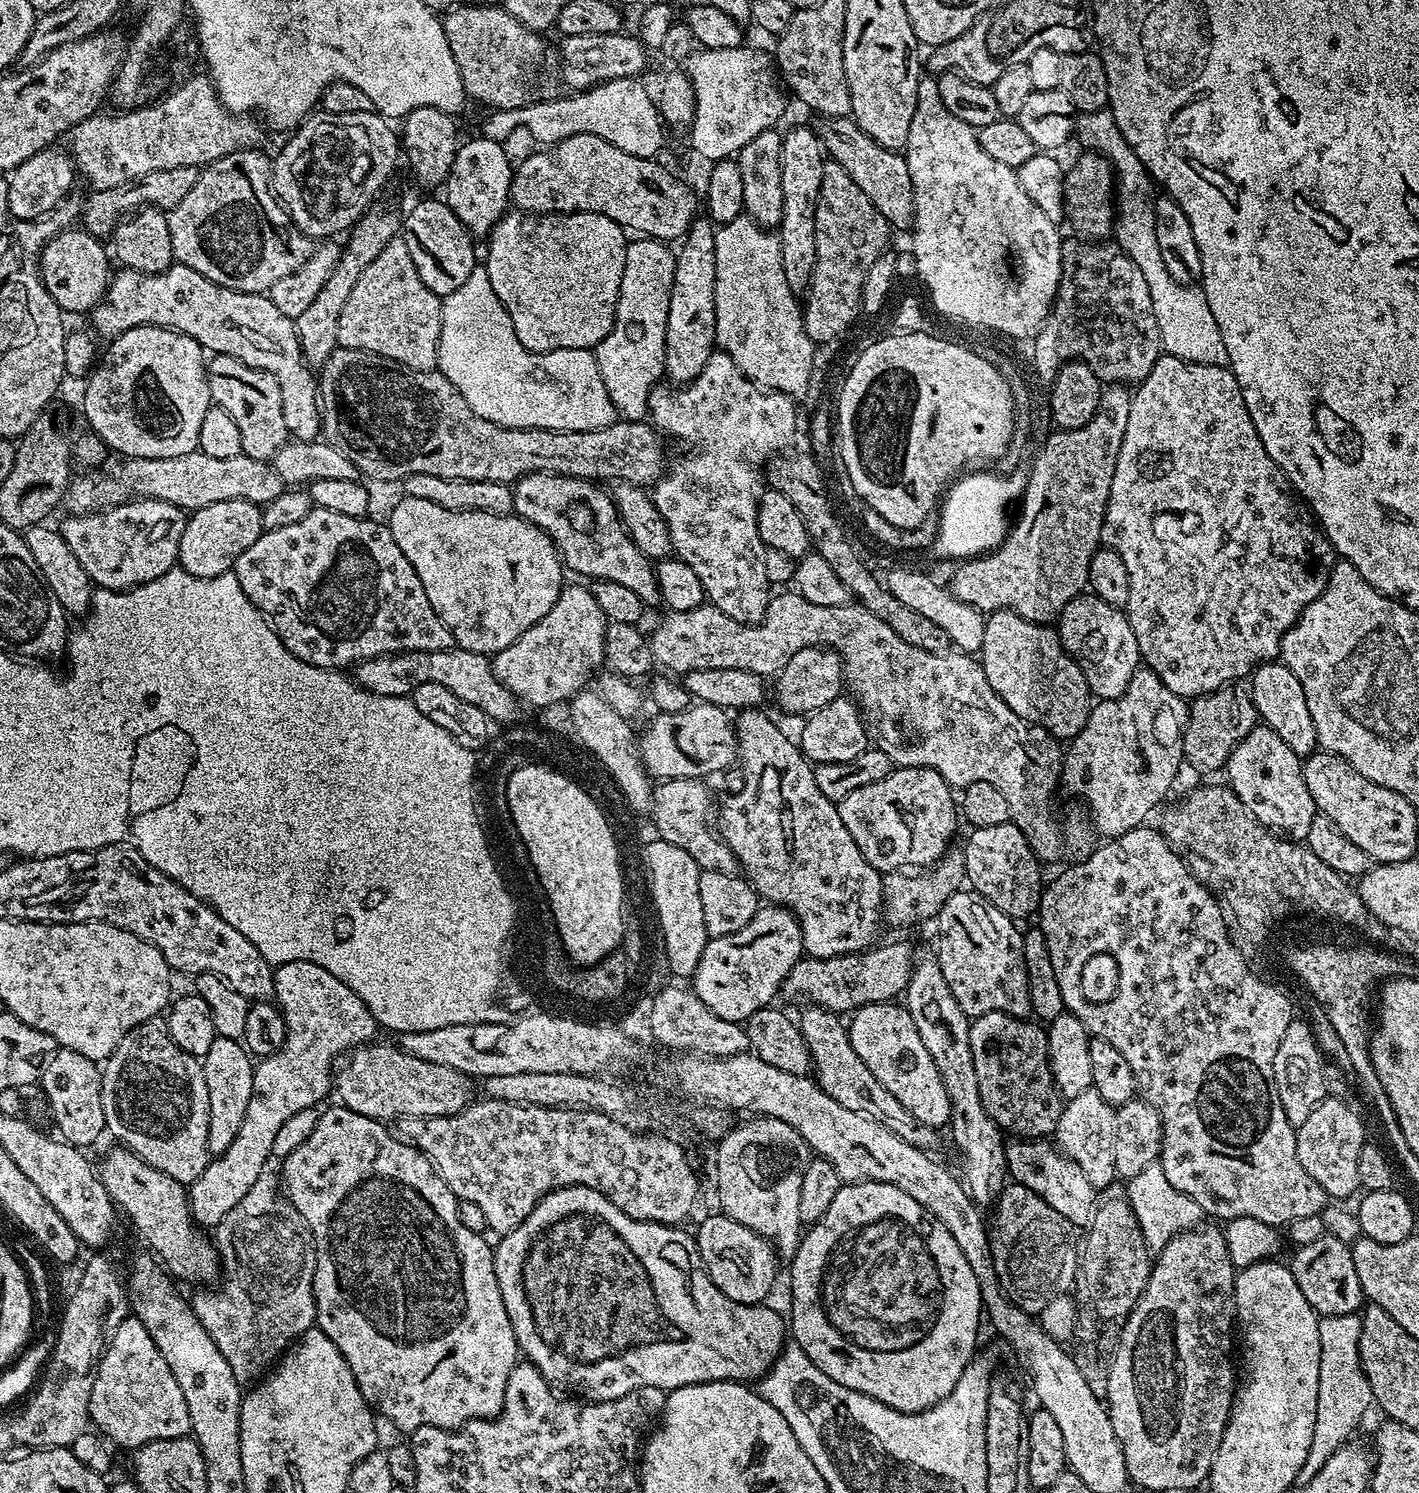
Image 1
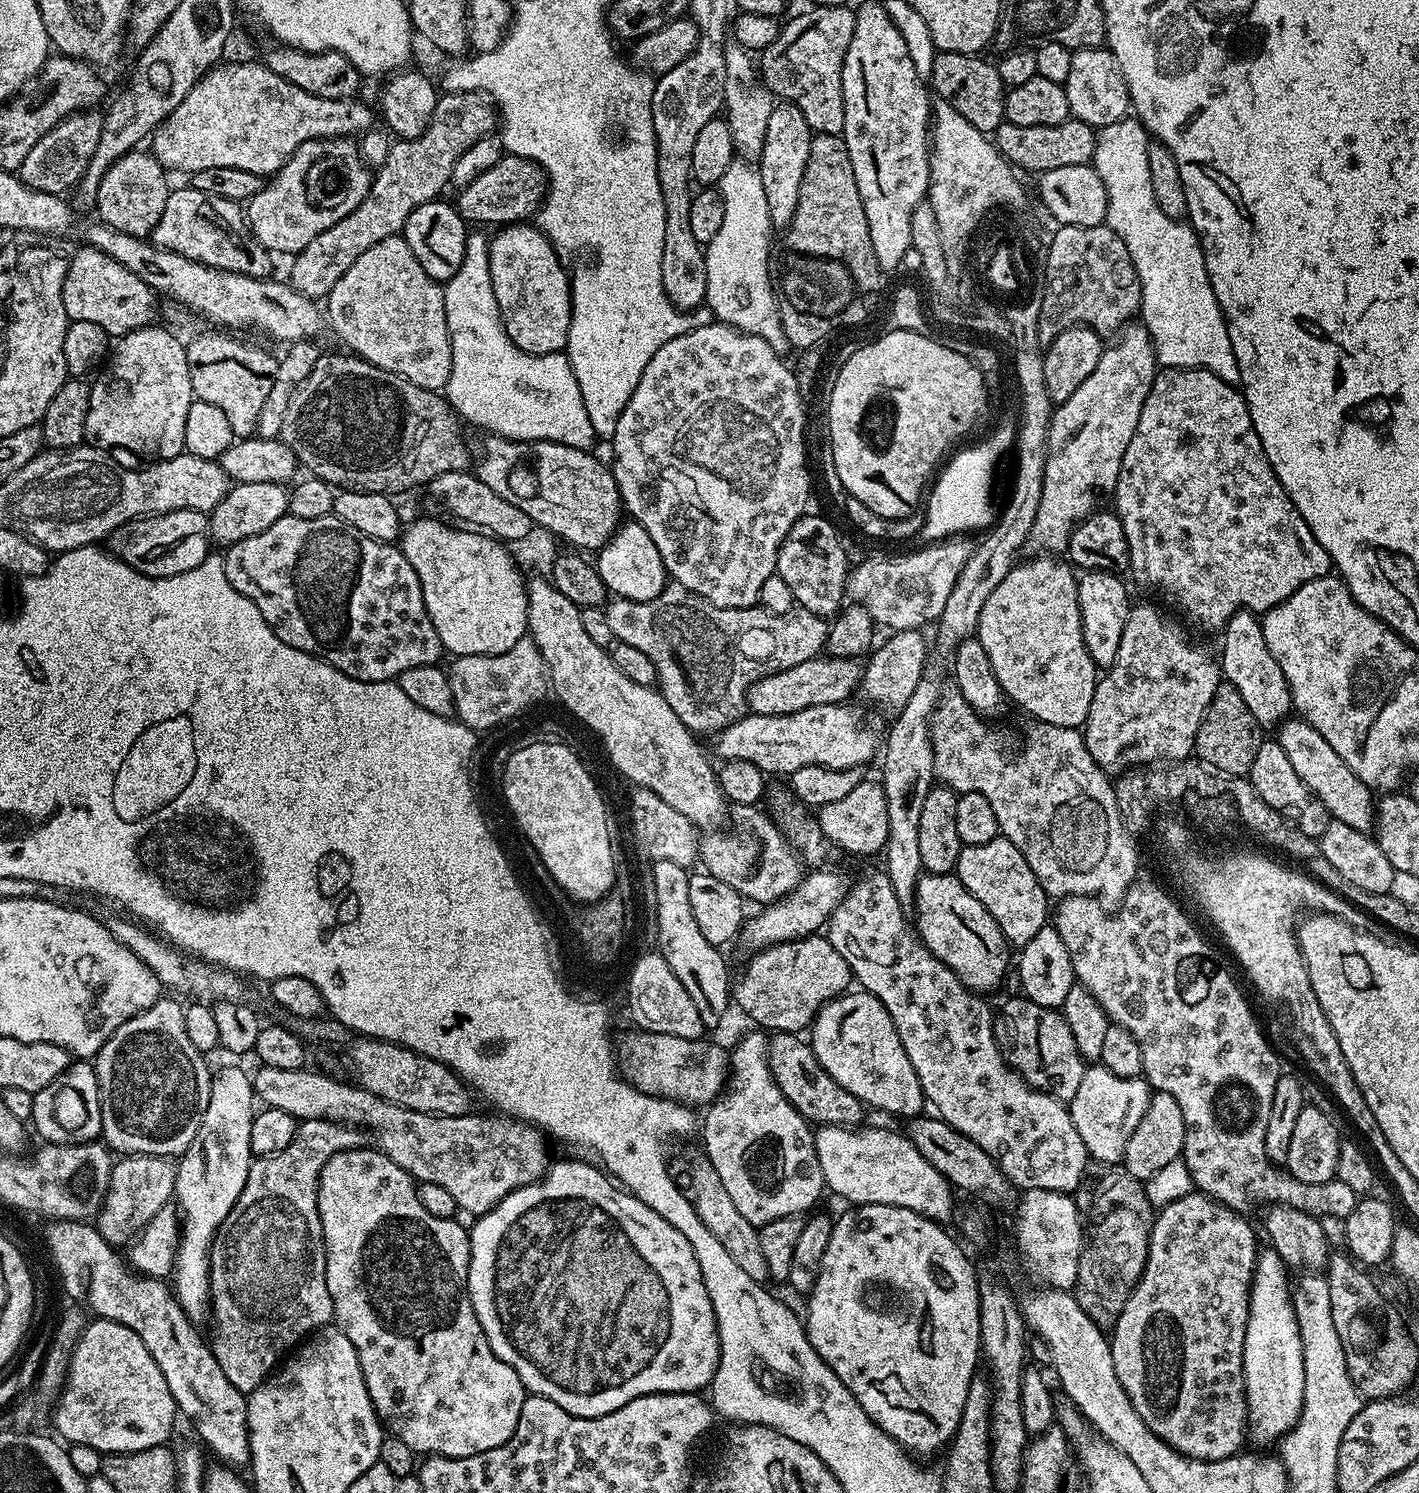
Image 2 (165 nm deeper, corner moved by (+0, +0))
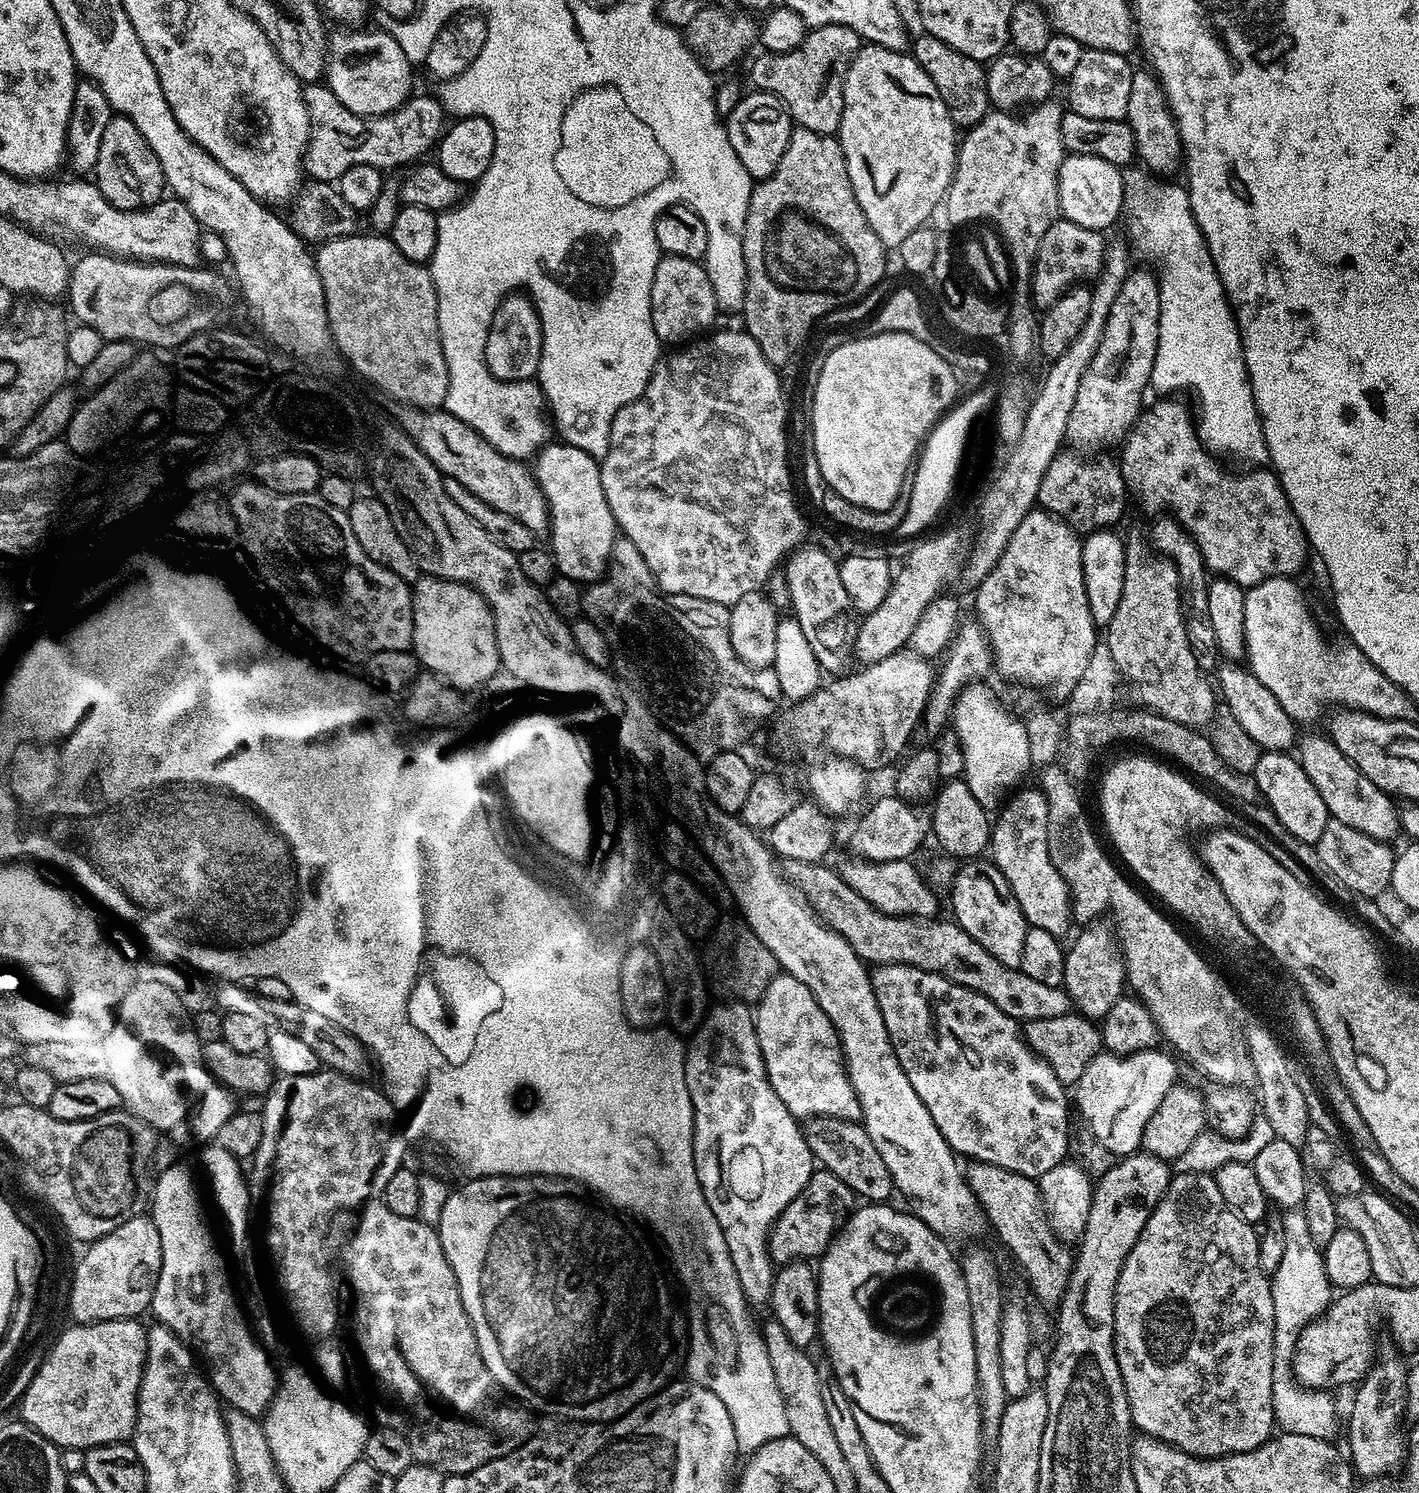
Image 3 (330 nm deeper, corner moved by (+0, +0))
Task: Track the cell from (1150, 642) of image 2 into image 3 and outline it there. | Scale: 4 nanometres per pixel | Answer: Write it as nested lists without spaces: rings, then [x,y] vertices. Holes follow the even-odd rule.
[[[1160,514],[1155,517],[1150,531],[1150,543],[1161,556],[1176,563],[1180,570],[1181,581],[1186,582],[1186,619],[1188,621],[1188,637],[1190,646],[1198,658],[1200,667],[1205,670],[1215,669],[1218,664],[1218,638],[1214,638],[1214,626],[1210,623],[1210,602],[1208,601],[1208,586],[1206,583],[1206,569],[1204,559],[1200,553],[1200,547],[1194,542],[1194,538],[1171,514]]]

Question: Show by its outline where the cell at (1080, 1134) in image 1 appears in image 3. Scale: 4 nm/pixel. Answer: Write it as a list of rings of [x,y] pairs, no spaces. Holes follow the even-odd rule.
[[[1154,1047],[1129,1056],[1115,1056],[1113,1052],[1101,1050],[1074,1085],[1074,1104],[1080,1107],[1084,1119],[1081,1121],[1117,1158],[1130,1156],[1140,1148],[1150,1114],[1158,1110],[1158,1102],[1166,1098],[1166,1090],[1177,1083],[1175,1062],[1160,1051]]]

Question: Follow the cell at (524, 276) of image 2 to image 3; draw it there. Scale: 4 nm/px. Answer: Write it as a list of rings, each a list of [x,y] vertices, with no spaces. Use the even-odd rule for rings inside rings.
[[[509,294],[492,313],[490,334],[486,338],[485,359],[498,379],[526,380],[540,370],[544,353],[544,330],[537,305],[527,295]]]

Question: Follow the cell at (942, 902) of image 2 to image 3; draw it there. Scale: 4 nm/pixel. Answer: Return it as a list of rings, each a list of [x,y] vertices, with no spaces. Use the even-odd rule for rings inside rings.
[[[852,854],[849,860],[838,864],[840,876],[852,890],[858,890],[868,902],[878,910],[891,916],[931,916],[935,917],[940,908],[936,897],[937,889],[912,865],[911,859],[878,863],[876,860],[865,860],[859,854]]]

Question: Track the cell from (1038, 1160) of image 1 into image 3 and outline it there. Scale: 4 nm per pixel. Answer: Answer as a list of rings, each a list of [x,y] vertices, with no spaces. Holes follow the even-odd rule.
[[[886,964],[877,967],[874,972],[874,983],[876,985],[876,997],[880,999],[880,1008],[888,1023],[888,1031],[893,1033],[902,1049],[904,1069],[914,1086],[918,1090],[918,1096],[930,1110],[934,1122],[951,1146],[952,1151],[961,1157],[968,1156],[972,1160],[990,1162],[994,1166],[1002,1166],[1006,1170],[1014,1170],[1023,1176],[1039,1178],[1046,1174],[1046,1170],[1054,1170],[1054,1166],[1065,1163],[1067,1152],[1070,1152],[1070,1128],[1068,1132],[1068,1104],[1070,1108],[1070,1096],[1066,1093],[1066,1086],[1050,1070],[1050,1066],[1039,1053],[1035,1052],[1025,1039],[1021,1025],[1014,1018],[1010,1018],[990,998],[978,994],[969,988],[963,988],[948,980],[938,972],[927,972],[913,964]]]

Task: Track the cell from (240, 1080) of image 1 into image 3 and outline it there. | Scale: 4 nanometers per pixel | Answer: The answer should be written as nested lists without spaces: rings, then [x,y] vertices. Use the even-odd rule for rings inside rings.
[[[204,1146],[199,1151],[200,1157],[193,1164],[176,1162],[165,1167],[168,1169],[157,1178],[156,1189],[152,1192],[150,1228],[155,1243],[156,1240],[160,1243],[160,1265],[157,1268],[155,1265],[154,1279],[151,1281],[150,1312],[156,1315],[155,1323],[159,1327],[167,1329],[195,1353],[212,1391],[229,1409],[237,1408],[242,1410],[242,1414],[260,1418],[272,1404],[278,1372],[272,1369],[268,1352],[263,1348],[265,1345],[258,1339],[253,1325],[252,1328],[248,1325],[236,1301],[232,1280],[228,1277],[228,1244],[242,1243],[244,1231],[250,1228],[250,1197],[246,1176],[240,1173],[241,1161],[231,1156],[226,1149]]]

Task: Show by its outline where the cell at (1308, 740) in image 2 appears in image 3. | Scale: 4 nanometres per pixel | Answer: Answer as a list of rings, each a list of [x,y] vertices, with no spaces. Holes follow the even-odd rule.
[[[1221,663],[1219,672],[1218,688],[1223,703],[1224,700],[1228,703],[1225,704],[1226,710],[1238,718],[1242,730],[1246,730],[1246,734],[1250,734],[1250,738],[1254,738],[1254,742],[1258,742],[1260,749],[1265,752],[1288,752],[1297,743],[1298,724],[1290,718],[1290,714],[1286,714],[1286,710],[1282,710],[1278,698],[1274,698],[1274,694],[1270,694],[1270,690],[1266,690],[1266,686],[1262,686],[1262,682],[1258,682],[1251,671],[1239,663]]]

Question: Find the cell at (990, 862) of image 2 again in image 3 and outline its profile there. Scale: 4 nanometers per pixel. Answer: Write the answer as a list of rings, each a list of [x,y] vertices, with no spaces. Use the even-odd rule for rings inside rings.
[[[986,860],[971,861],[965,869],[964,867],[959,871],[957,879],[955,881],[956,892],[953,894],[952,906],[954,908],[954,914],[952,914],[955,923],[960,928],[966,930],[968,934],[984,949],[990,950],[1000,962],[1011,968],[1019,968],[1022,962],[1022,956],[1025,950],[1025,941],[1029,930],[1029,923],[1025,918],[1025,915],[1021,909],[1021,906],[1017,900],[1017,896],[1014,894],[1009,881],[1005,878],[1005,874],[997,868],[997,866]]]

